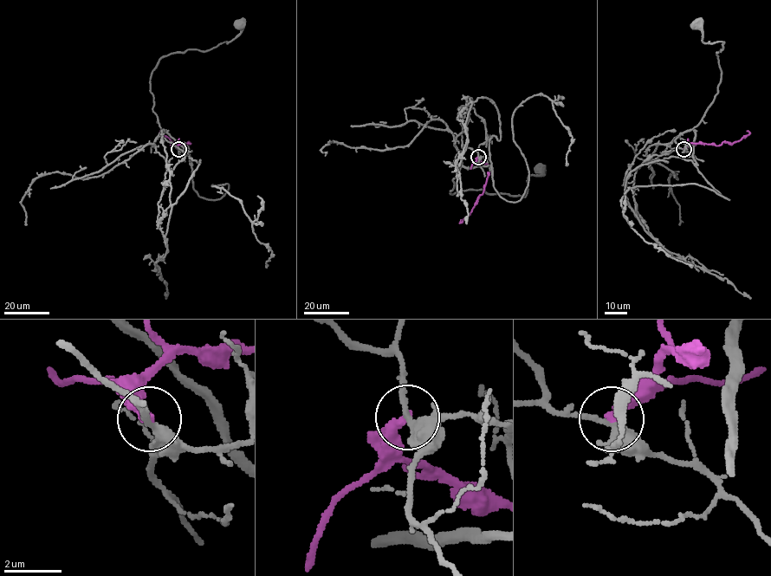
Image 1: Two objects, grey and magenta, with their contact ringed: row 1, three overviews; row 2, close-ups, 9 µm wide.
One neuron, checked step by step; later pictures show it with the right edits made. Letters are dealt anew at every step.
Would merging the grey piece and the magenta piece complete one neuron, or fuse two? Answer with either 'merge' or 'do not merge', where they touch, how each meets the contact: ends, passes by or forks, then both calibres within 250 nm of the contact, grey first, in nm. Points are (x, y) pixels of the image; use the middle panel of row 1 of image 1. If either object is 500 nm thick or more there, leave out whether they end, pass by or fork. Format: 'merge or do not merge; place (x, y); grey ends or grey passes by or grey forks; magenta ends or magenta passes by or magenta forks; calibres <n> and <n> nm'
do not merge; place (478, 157); grey passes by; magenta ends; calibres 320 and 320 nm

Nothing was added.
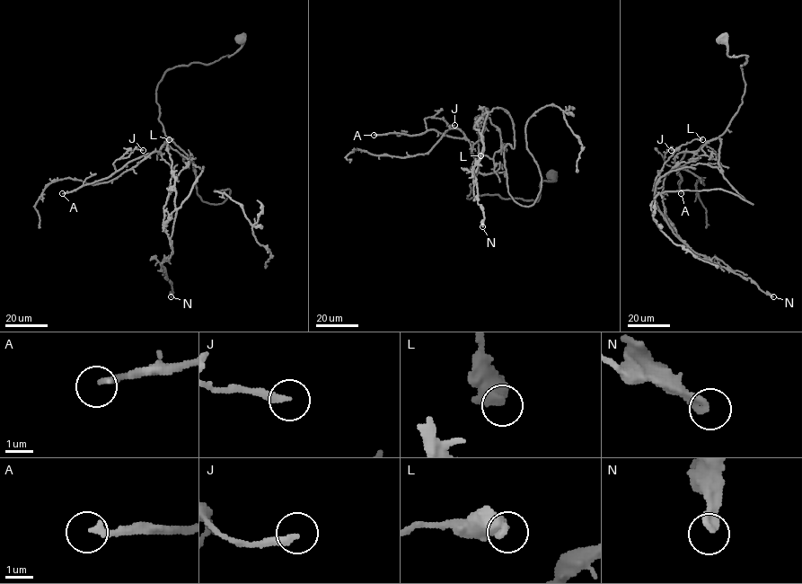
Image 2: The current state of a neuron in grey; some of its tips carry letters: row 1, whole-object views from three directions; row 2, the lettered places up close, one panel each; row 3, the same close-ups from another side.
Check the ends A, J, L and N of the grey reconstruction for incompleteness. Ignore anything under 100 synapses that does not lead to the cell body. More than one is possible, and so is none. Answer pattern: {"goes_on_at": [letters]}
{"goes_on_at": ["A"]}

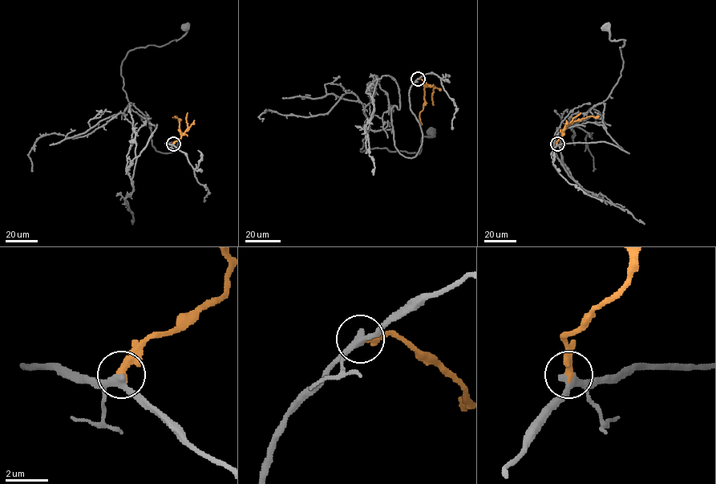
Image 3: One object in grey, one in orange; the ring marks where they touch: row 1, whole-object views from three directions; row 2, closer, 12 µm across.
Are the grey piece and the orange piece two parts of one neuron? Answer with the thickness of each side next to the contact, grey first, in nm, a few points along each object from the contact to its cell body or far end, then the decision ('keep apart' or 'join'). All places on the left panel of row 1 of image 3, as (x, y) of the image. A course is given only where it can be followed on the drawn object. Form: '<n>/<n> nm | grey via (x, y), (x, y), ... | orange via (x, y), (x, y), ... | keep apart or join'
360/400 nm | grey via (172, 144), (167, 153), (152, 145), (121, 67), (129, 51), (177, 41), (184, 26) | orange via (172, 144), (181, 137), (180, 119), (176, 115) | join

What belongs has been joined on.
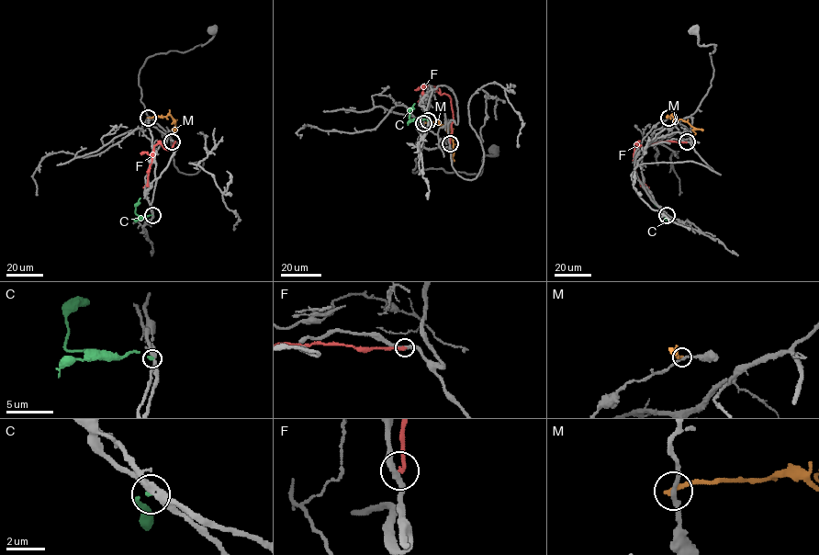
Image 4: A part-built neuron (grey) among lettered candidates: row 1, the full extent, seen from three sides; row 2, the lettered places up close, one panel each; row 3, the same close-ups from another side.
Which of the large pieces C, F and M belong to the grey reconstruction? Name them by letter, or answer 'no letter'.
no letter

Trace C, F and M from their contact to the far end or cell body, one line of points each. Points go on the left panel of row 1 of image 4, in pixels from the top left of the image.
C: (152, 215), (139, 217), (135, 213), (140, 198)
F: (172, 142), (175, 141), (170, 149), (159, 143), (154, 146), (148, 184), (143, 187)
M: (148, 118), (170, 115), (175, 121), (176, 130)

